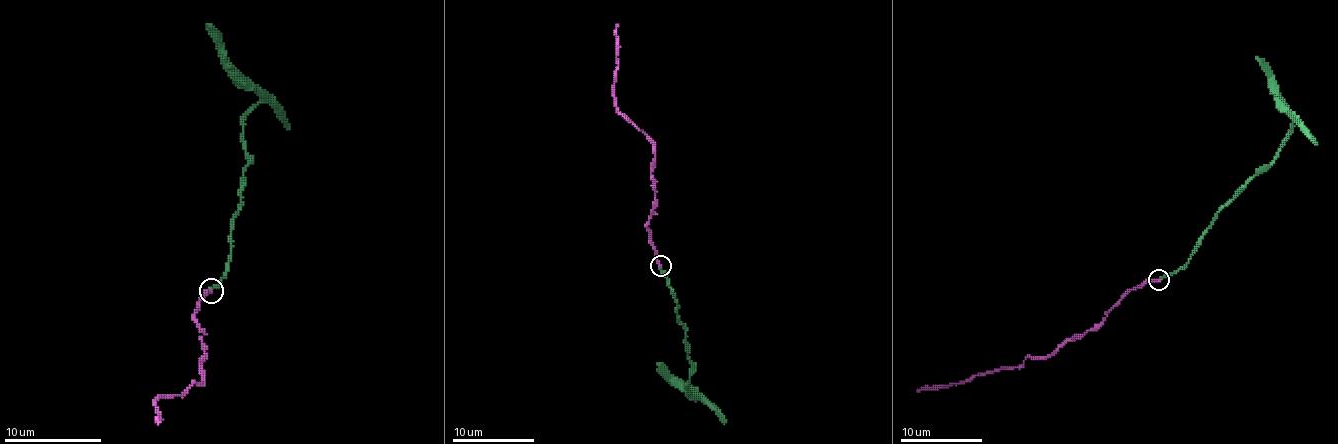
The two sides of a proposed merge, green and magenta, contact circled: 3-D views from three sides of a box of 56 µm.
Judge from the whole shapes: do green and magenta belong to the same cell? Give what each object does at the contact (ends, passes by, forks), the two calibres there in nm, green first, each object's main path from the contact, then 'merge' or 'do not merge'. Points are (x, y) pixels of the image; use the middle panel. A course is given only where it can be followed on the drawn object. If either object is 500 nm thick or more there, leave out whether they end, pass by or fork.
green ends | magenta ends | 240/220 nm | green via (661, 267), (677, 300), (679, 320), (685, 330), (685, 351), (691, 365), (687, 393), (702, 400), (657, 363) | magenta via (661, 265), (647, 228), (649, 218), (655, 214), (651, 173), (655, 157), (653, 142), (616, 106), (616, 24) | merge

